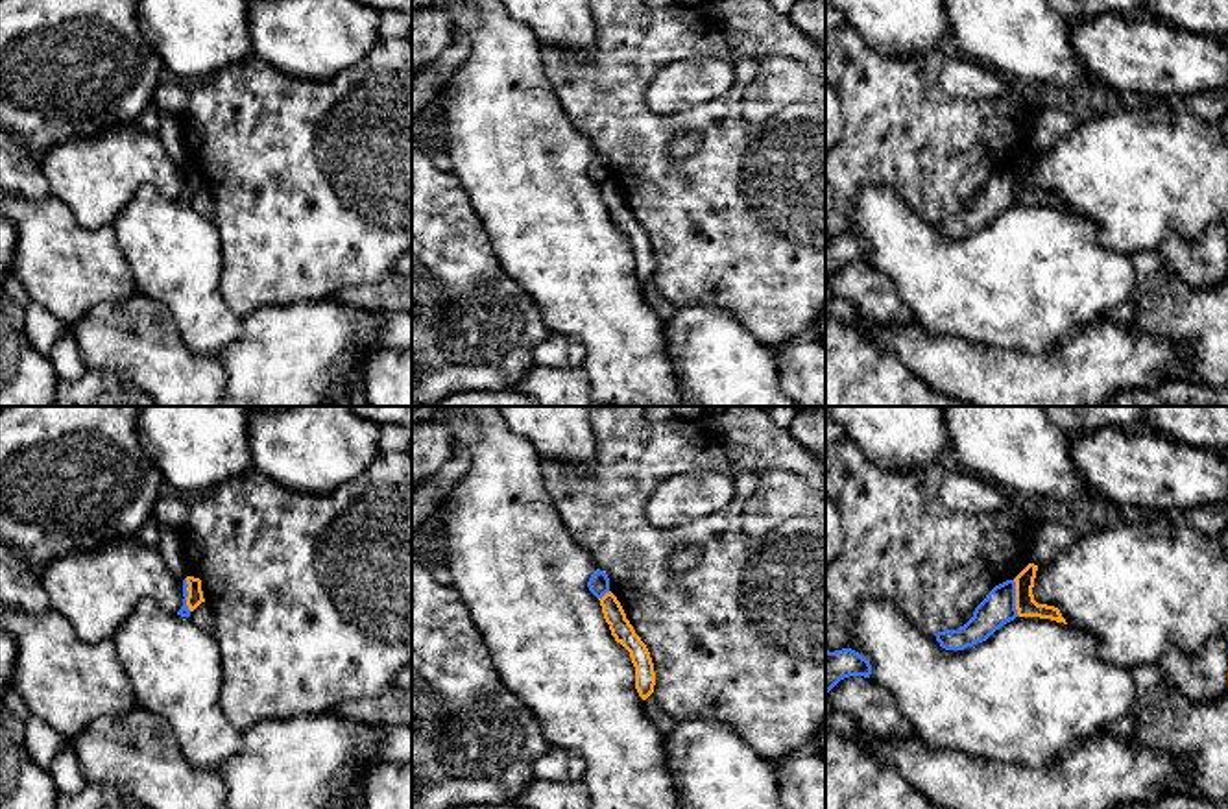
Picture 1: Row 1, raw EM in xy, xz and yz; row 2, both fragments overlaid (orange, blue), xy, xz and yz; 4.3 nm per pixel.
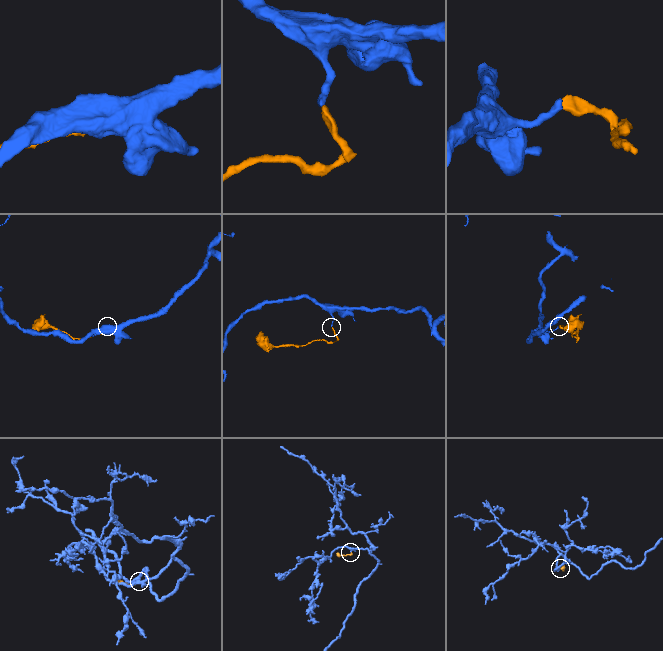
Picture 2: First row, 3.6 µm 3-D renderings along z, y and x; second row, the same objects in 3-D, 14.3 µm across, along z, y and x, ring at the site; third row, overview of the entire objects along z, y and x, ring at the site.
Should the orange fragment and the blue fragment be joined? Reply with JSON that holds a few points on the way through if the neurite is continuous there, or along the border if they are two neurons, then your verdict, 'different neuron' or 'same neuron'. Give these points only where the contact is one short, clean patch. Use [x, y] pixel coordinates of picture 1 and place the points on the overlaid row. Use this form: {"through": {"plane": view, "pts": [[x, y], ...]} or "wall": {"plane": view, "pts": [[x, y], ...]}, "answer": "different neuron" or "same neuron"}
{"wall": {"plane": "yz", "pts": [[1012, 580], [1020, 615]]}, "answer": "different neuron"}

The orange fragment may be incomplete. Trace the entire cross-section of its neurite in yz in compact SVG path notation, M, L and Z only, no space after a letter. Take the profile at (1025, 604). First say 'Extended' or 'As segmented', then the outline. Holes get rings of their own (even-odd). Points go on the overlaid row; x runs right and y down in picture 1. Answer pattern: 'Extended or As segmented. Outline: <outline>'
As segmented. Outline: M1029 563L1016 578L1016 610L1019 617L1040 617L1051 619L1056 622L1065 622L1060 610L1047 604L1038 604L1032 595L1034 578L1036 578L1038 565Z

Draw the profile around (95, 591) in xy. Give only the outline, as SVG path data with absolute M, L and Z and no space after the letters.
M118 537L89 552L61 556L39 574L52 610L89 643L113 639L146 598L170 613L177 613L185 598L185 578L168 567L157 547L137 537Z

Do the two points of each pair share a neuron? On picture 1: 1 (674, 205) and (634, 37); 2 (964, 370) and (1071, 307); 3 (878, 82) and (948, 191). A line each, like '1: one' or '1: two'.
1: one
2: two
3: one

